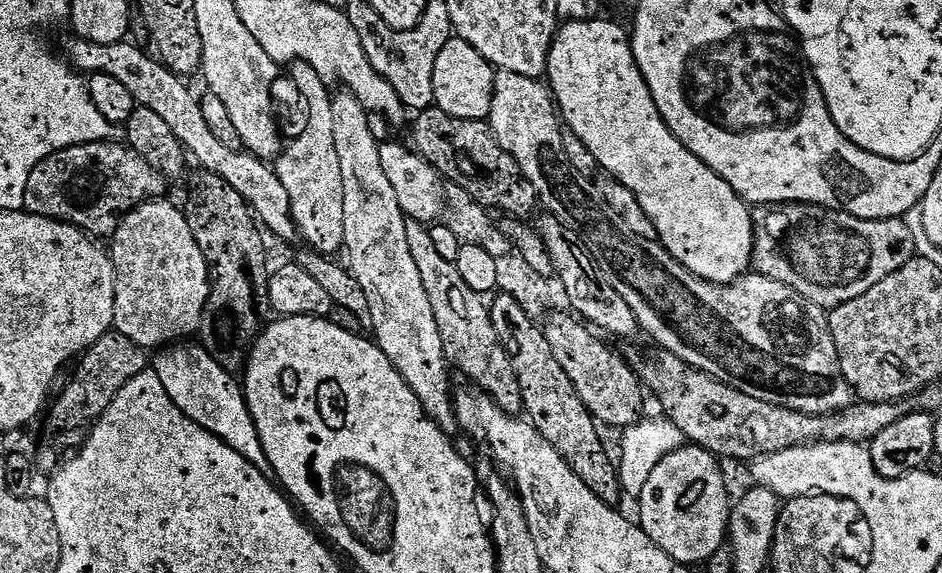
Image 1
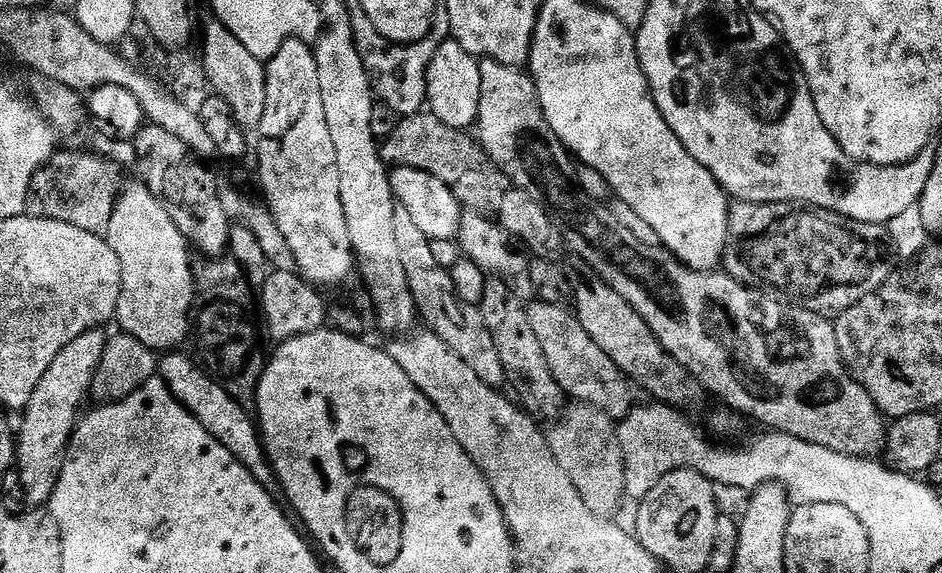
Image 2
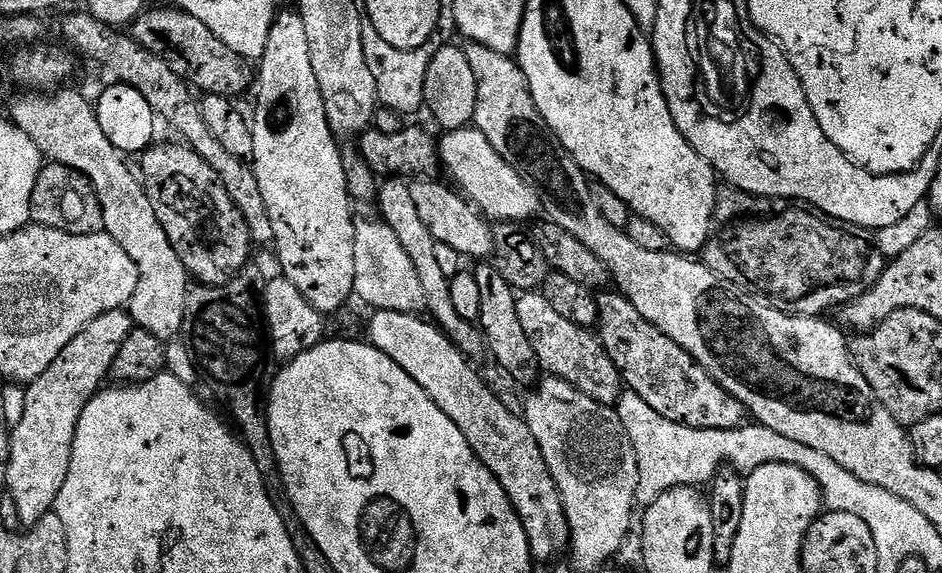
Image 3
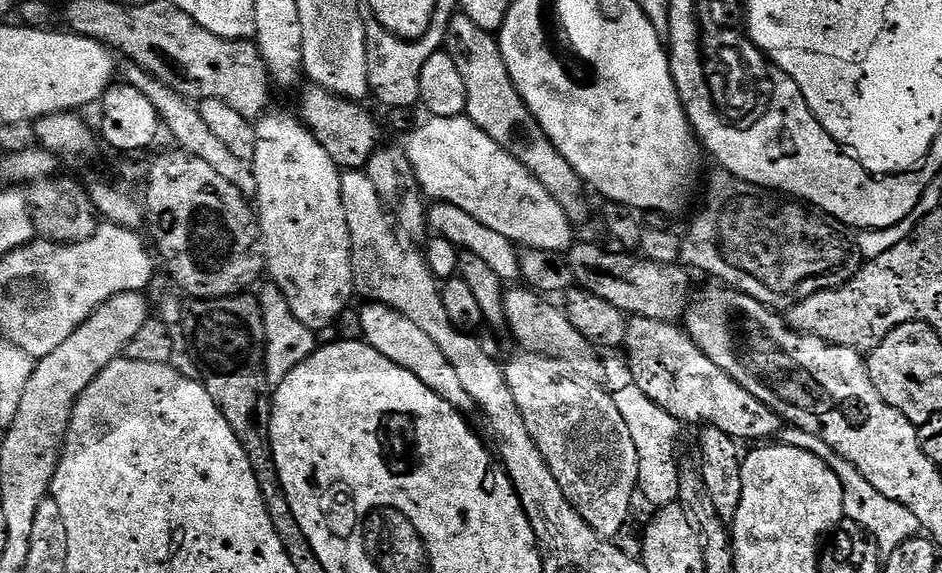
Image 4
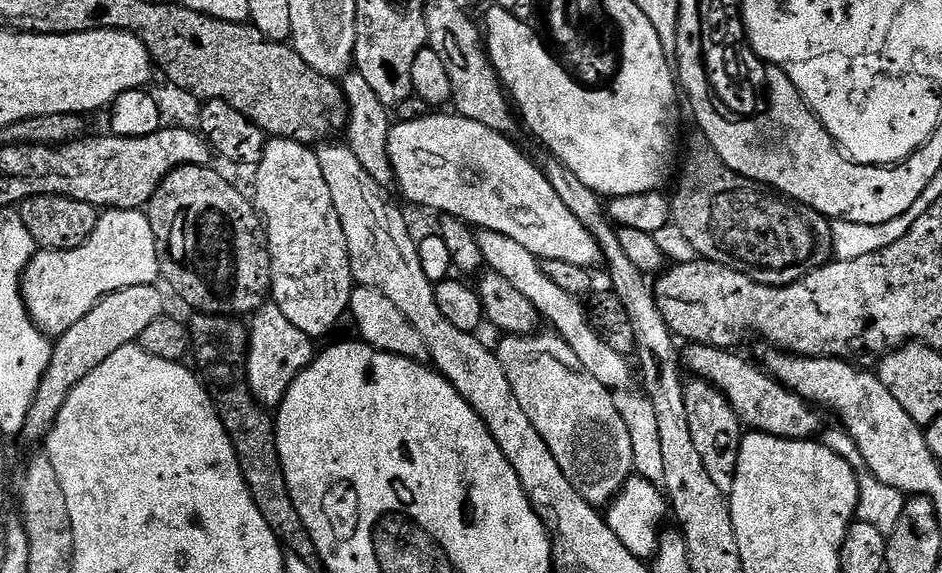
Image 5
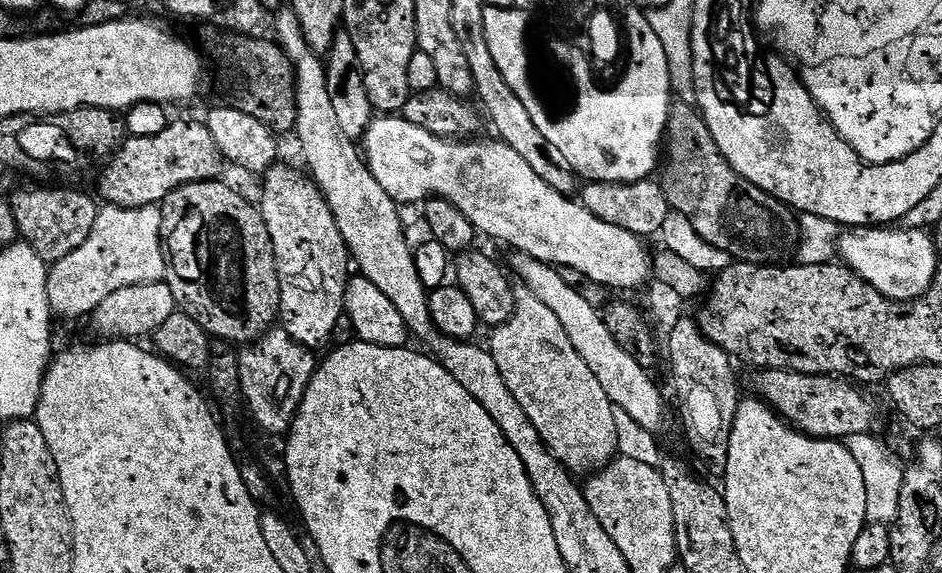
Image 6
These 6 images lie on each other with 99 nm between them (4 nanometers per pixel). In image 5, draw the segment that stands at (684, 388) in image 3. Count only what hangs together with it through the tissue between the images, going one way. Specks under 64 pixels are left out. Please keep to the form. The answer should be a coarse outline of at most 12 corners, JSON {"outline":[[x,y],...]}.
{"outline":[[688,344],[683,367],[714,385],[745,429],[810,440],[821,409],[759,363]]}

